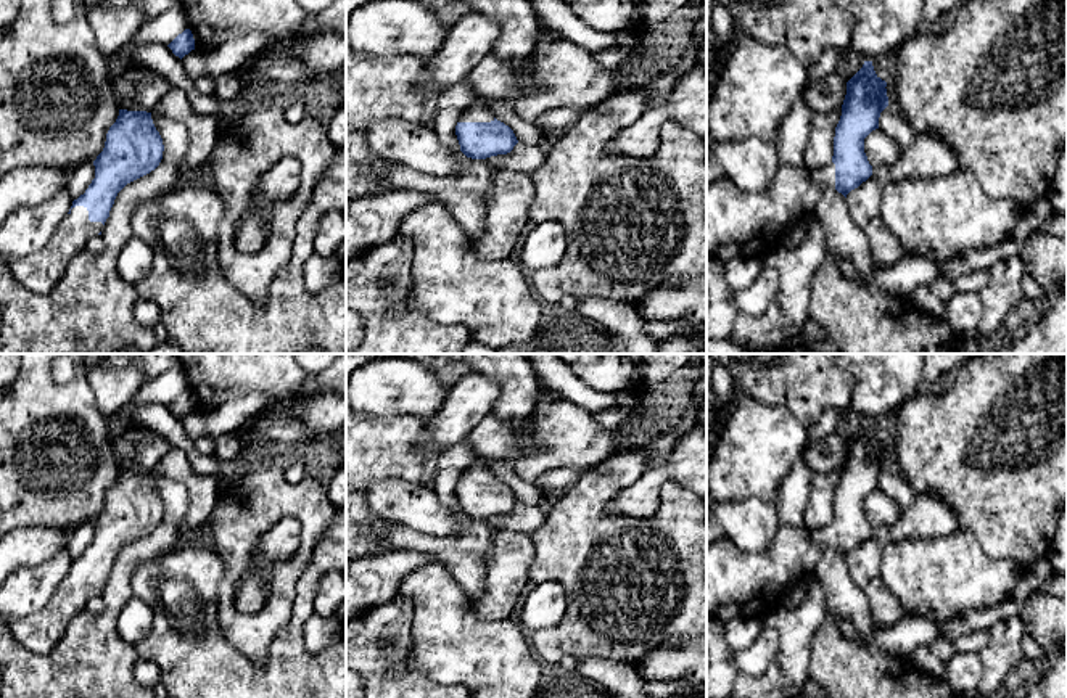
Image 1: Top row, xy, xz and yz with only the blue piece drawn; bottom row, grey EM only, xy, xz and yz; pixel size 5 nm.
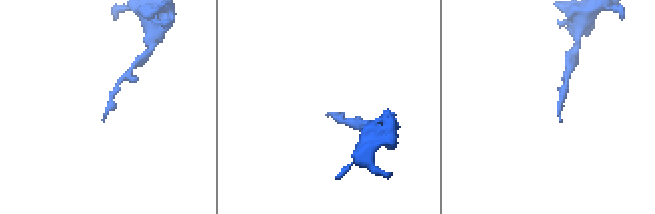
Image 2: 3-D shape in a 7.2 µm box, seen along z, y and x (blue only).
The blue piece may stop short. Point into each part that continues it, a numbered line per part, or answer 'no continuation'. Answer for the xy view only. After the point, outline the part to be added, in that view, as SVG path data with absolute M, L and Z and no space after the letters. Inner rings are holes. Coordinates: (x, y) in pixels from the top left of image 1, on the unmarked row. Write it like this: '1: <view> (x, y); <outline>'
1: xy (39, 632); M76 566L61 579L47 605L26 618L0 619L11 629L14 638L32 653L50 653L64 635L71 619L85 610L89 598L103 590L101 582L90 582L89 571Z

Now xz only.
1: xz (477, 472); M476 460L467 466L460 476L459 482L491 482L494 476L489 473L488 465L483 460Z

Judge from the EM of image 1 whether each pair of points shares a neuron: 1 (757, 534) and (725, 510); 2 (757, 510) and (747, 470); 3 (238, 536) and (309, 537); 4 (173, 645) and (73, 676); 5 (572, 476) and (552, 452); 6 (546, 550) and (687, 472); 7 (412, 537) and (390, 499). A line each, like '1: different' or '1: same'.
1: same
2: different
3: same
4: different
5: different
6: different
7: different

